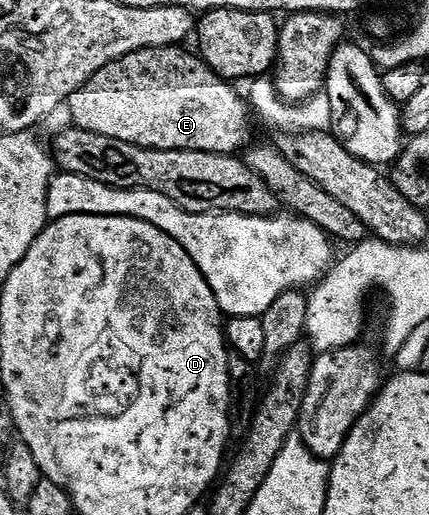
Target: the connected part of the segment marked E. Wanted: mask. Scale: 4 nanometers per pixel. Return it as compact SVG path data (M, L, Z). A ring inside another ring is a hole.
M181 45L139 49L99 69L99 73L92 75L68 101L72 126L87 133L103 133L103 137L115 137L115 141L127 141L136 147L156 151L202 151L220 155L244 152L254 142L255 119L250 104L244 98L241 100L233 88L236 86L217 75L200 54L192 55L185 49Z

